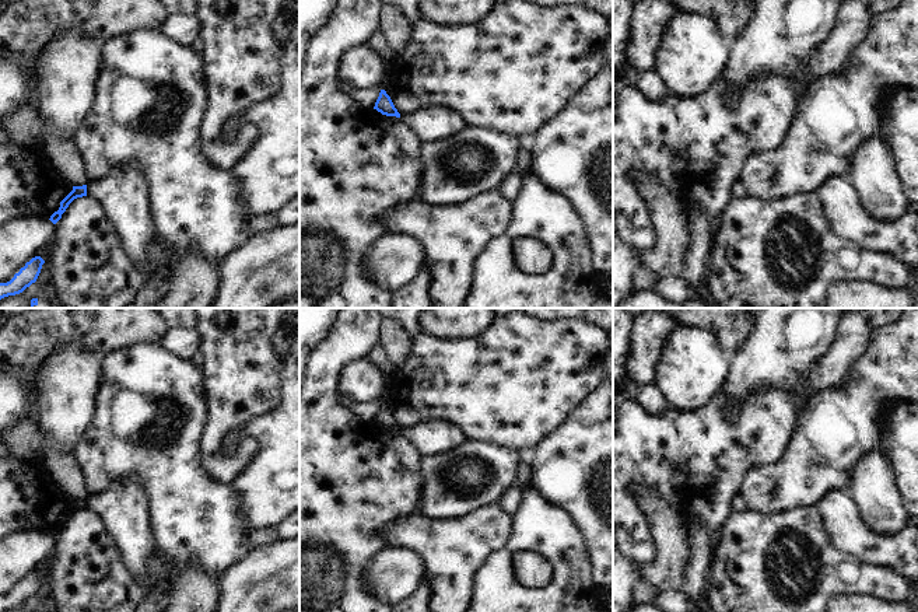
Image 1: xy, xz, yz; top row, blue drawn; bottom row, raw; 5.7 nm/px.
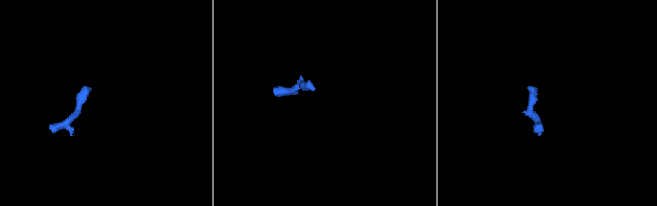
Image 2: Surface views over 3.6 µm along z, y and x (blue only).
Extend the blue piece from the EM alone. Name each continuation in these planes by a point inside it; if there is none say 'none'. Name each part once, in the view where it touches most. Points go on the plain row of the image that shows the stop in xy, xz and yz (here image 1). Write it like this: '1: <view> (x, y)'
none

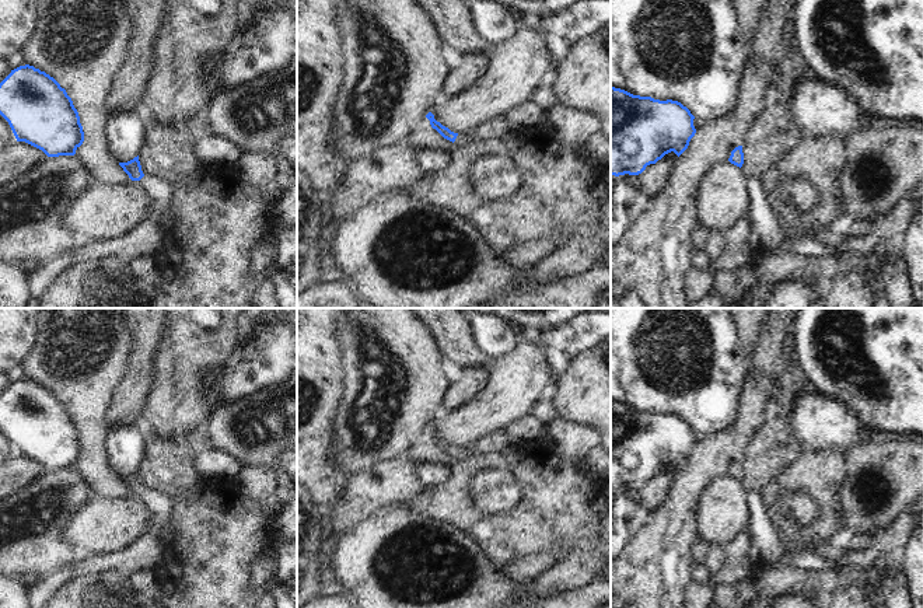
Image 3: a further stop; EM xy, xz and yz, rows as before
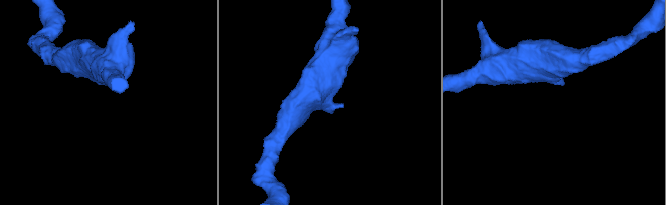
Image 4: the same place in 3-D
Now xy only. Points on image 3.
1: xy (144, 554)

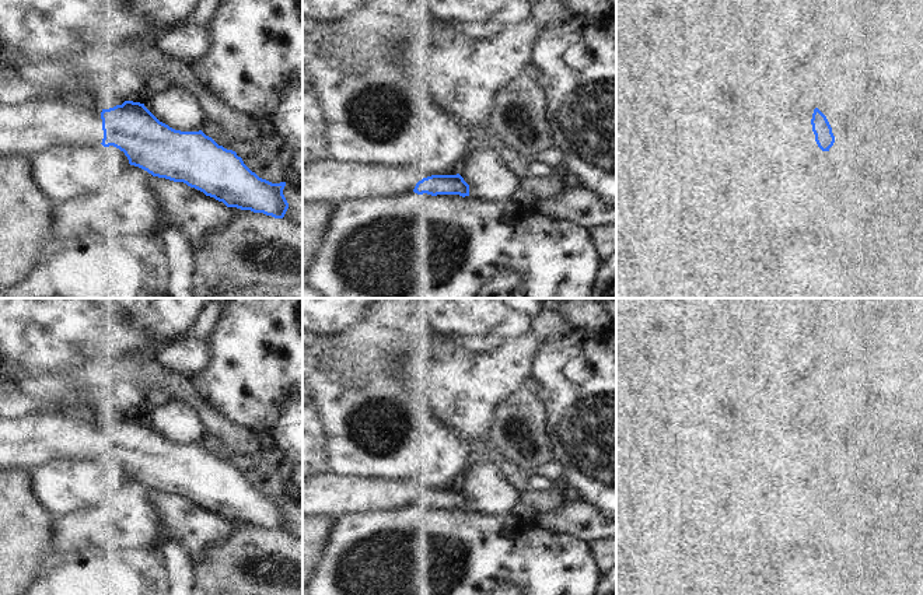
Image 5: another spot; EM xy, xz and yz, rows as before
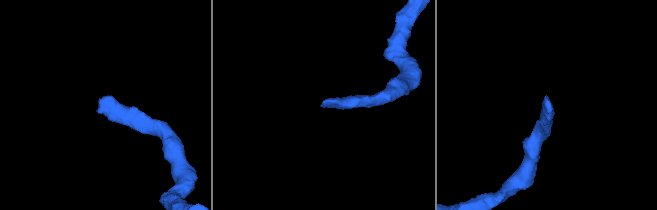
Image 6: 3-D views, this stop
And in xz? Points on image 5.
1: xz (331, 494)

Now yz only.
1: yz (813, 419)

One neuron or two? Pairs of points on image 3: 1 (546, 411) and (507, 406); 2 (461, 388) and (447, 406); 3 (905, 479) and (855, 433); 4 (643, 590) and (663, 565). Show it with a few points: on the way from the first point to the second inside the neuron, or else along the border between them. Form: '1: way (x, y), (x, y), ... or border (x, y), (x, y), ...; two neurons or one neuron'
1: border (541, 401), (530, 413); two neurons
2: way (460, 392), (451, 402); one neuron
3: border (870, 440), (855, 446), (843, 454); two neurons
4: way (649, 584), (657, 570); one neuron

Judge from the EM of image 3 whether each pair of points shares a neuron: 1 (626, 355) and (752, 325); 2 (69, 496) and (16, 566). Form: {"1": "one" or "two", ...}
{"1": "two", "2": "one"}

